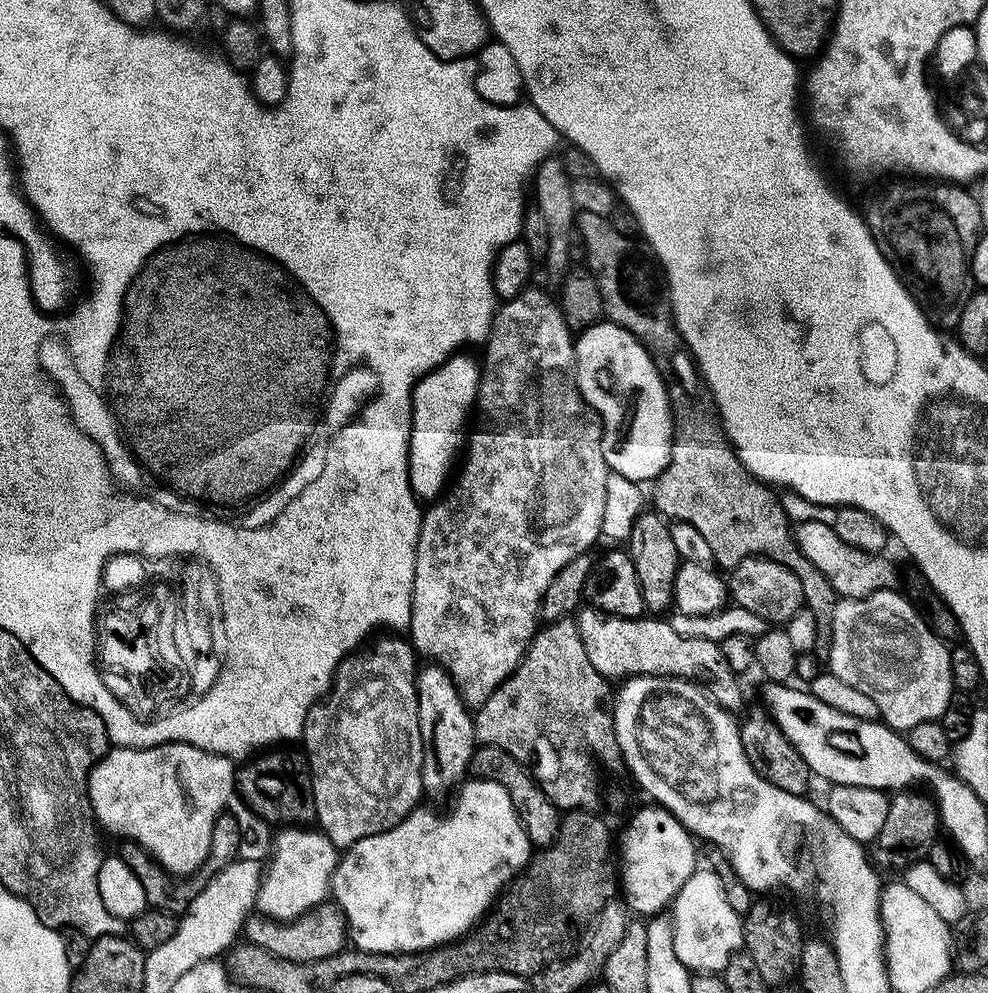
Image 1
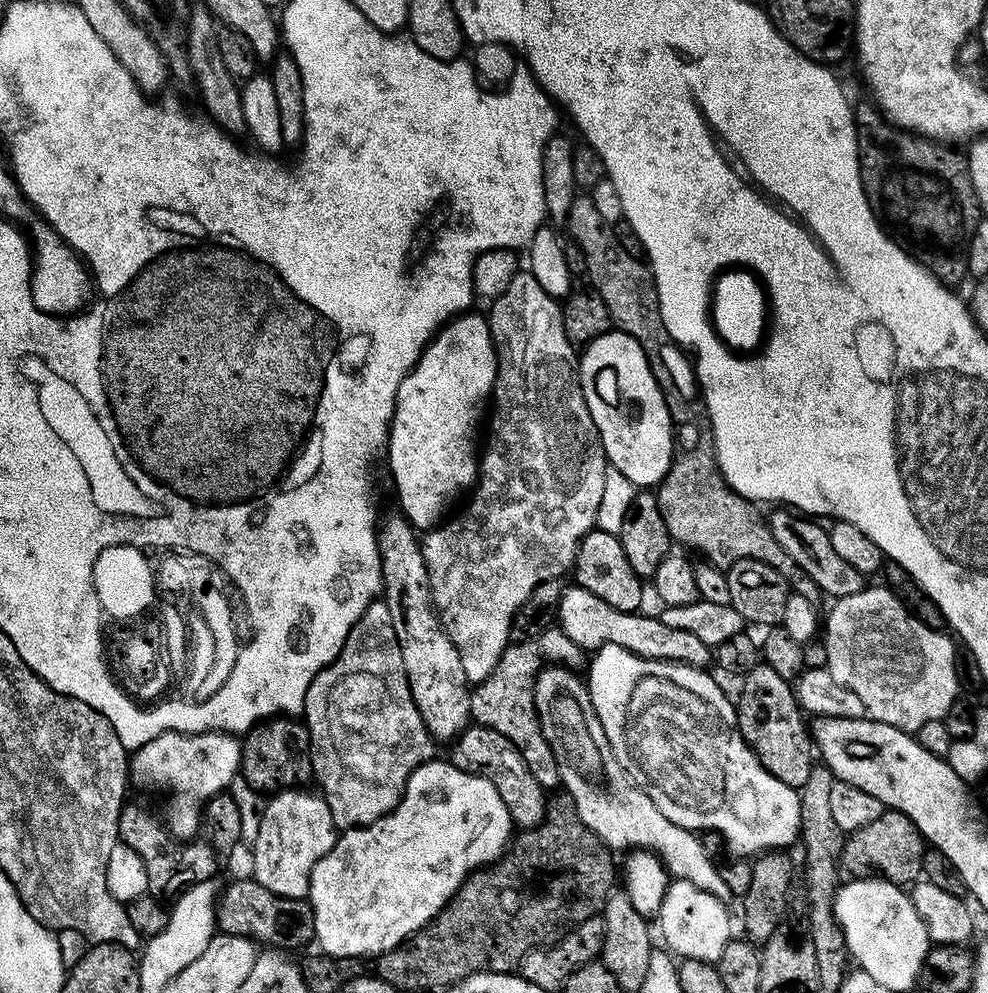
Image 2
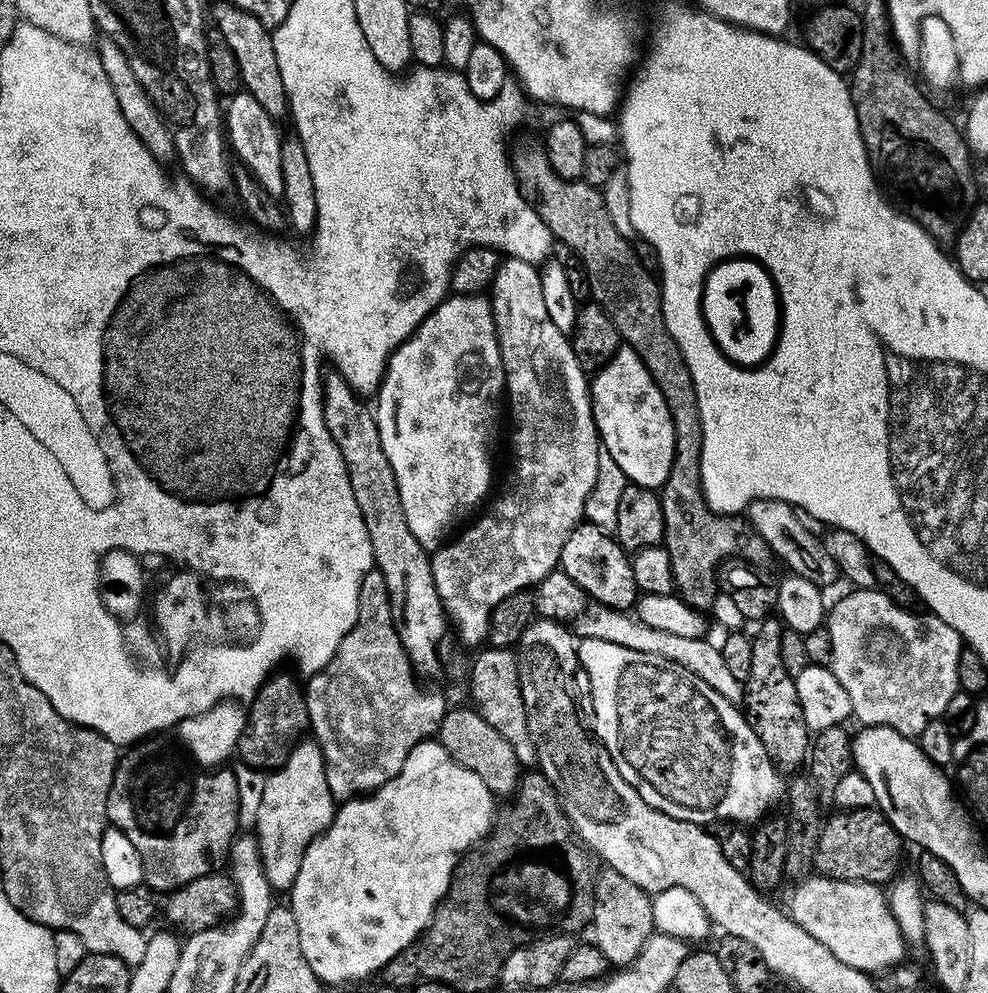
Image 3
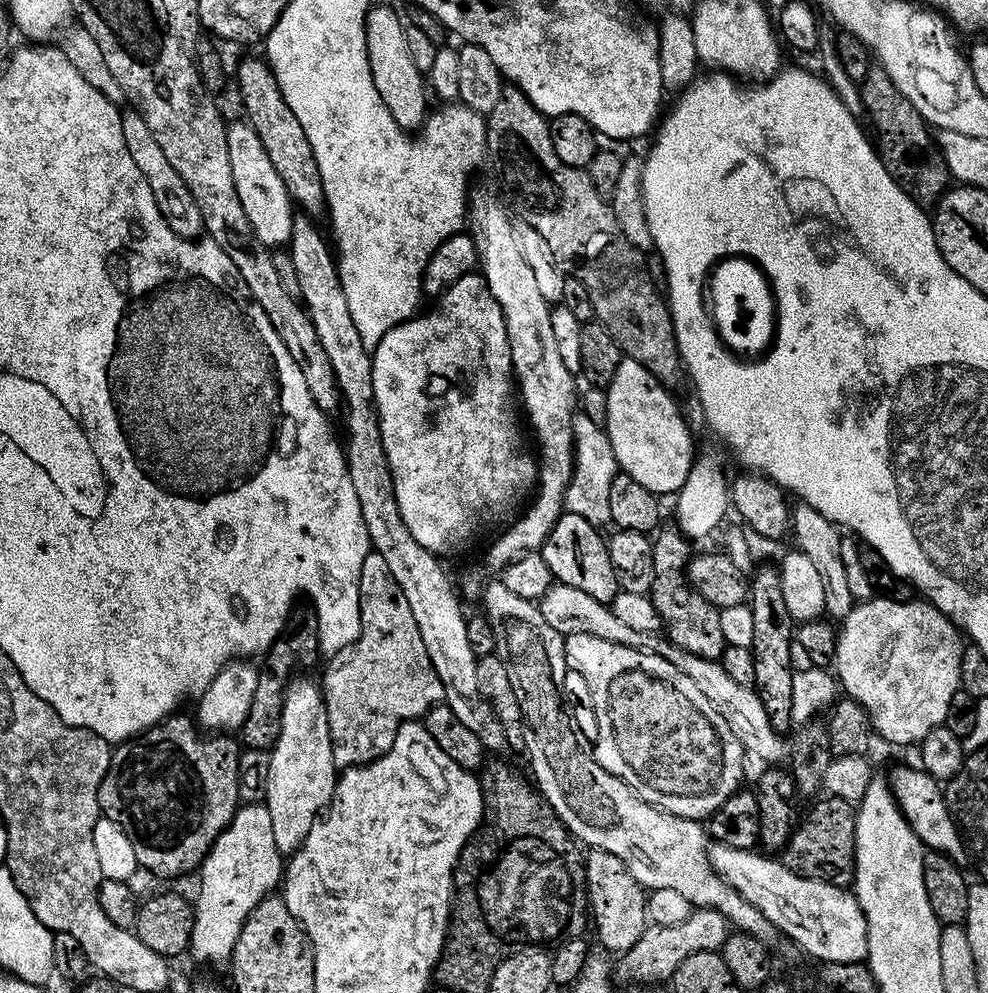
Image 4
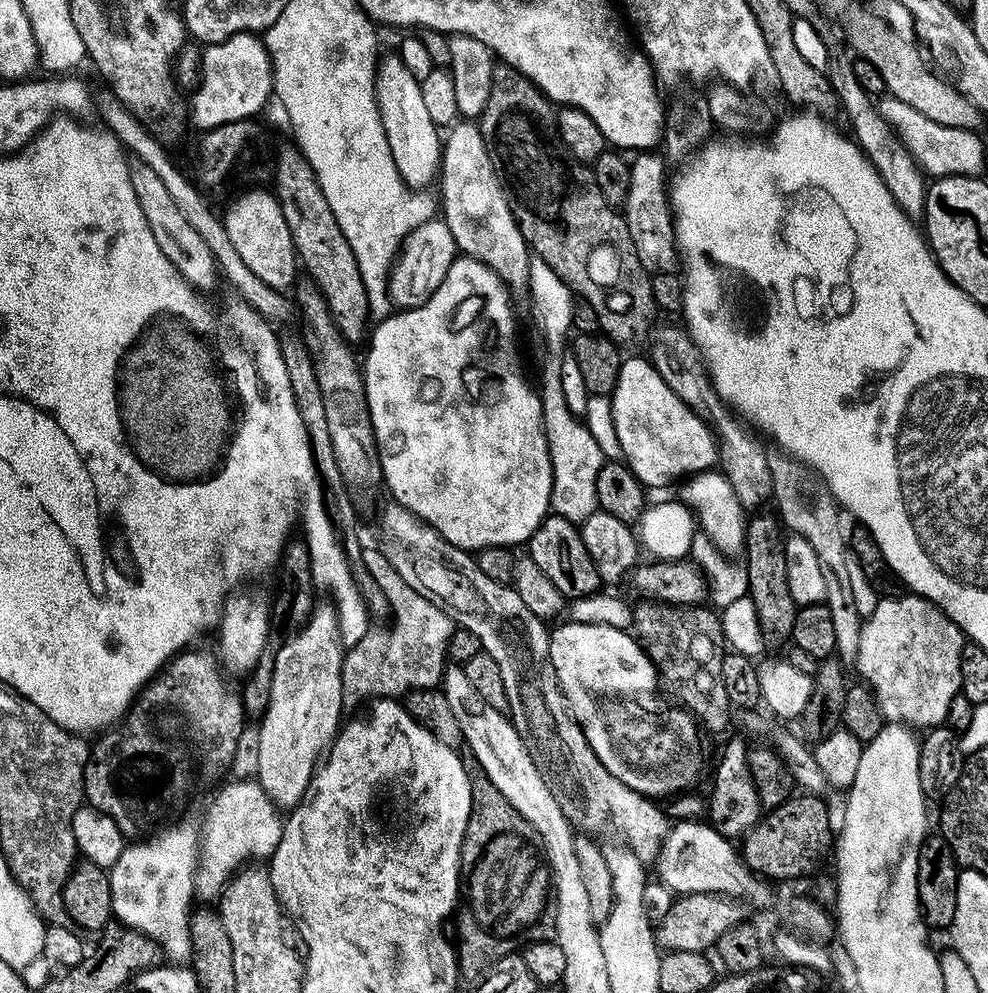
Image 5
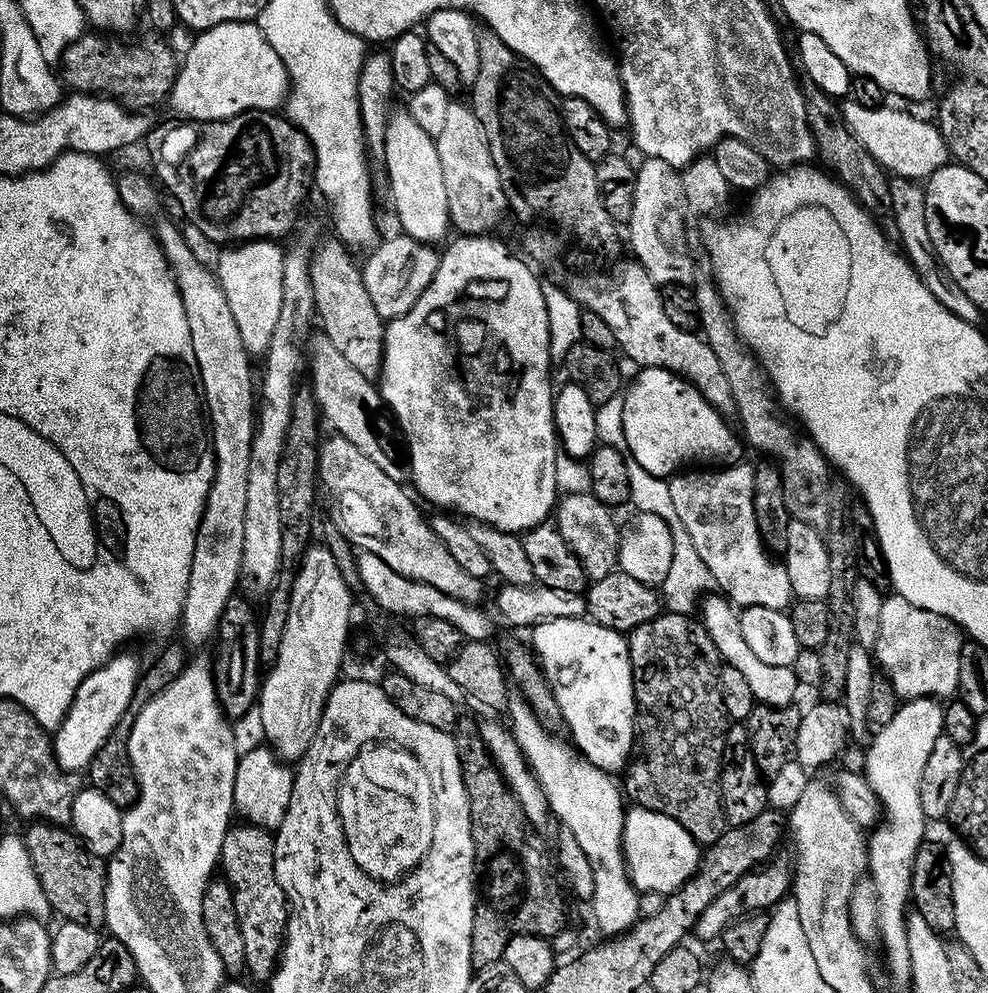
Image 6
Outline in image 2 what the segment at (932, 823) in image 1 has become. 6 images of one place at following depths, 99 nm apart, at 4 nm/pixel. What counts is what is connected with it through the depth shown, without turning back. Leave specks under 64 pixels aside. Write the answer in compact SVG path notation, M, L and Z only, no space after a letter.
M885 810L878 818L874 818L874 822L862 826L845 839L839 861L849 877L885 880L891 884L911 886L921 879L925 851L926 841L914 822L910 822L906 814Z

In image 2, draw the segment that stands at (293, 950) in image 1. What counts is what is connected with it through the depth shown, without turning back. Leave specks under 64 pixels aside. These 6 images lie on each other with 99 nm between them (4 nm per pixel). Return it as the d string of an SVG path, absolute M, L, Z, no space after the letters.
M254 878L236 880L228 889L221 891L216 905L216 926L225 936L244 936L260 946L271 946L276 950L293 950L303 944L312 944L314 914L307 899L288 900L285 896L266 890Z

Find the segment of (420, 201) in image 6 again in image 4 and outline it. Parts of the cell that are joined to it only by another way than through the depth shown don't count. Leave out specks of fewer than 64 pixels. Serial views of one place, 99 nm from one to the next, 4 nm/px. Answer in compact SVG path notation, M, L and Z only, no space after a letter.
M379 6L369 8L368 17L364 23L366 50L370 62L370 74L374 78L374 86L378 94L382 94L382 102L401 128L416 130L423 125L426 113L429 111L429 93L426 91L425 73L420 72L418 66L414 66L414 58L410 58L410 50L406 50L406 34L404 33L406 24L401 17L400 20L392 8L379 8Z

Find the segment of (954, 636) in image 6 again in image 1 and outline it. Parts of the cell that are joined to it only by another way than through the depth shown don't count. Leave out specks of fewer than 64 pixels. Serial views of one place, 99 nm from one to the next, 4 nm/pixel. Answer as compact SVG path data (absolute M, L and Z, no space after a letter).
M899 591L875 592L857 600L840 598L836 601L832 623L832 645L826 661L827 667L842 682L862 690L874 698L883 723L889 728L907 730L918 722L939 720L954 695L950 674L950 648L941 640L927 619L918 611L917 605Z

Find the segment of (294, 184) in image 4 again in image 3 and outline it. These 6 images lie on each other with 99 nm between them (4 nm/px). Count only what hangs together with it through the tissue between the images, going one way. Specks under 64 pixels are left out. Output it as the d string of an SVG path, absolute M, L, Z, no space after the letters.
M230 2L211 5L210 20L215 31L226 38L226 46L234 54L238 62L238 74L243 91L254 94L254 99L262 105L262 110L273 118L280 118L284 111L290 108L290 88L284 85L284 76L280 73L280 56L276 53L276 44L272 41L273 33L258 18Z

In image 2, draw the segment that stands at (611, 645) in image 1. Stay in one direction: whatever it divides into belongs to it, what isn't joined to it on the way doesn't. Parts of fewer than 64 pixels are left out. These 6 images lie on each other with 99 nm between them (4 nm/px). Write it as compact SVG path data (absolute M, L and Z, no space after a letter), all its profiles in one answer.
M579 586L565 587L560 606L558 609L558 626L566 634L566 638L570 638L570 642L574 642L581 650L595 650L601 648L604 644L617 644L626 650L630 650L635 656L644 656L648 660L672 660L675 664L694 664L704 666L713 659L714 652L706 642L695 634L690 634L687 630L675 629L666 626L655 615L640 616L636 612L623 612L622 610L614 610L614 606L610 606L606 602L602 602L602 598L598 598L594 594L590 594L590 590Z

